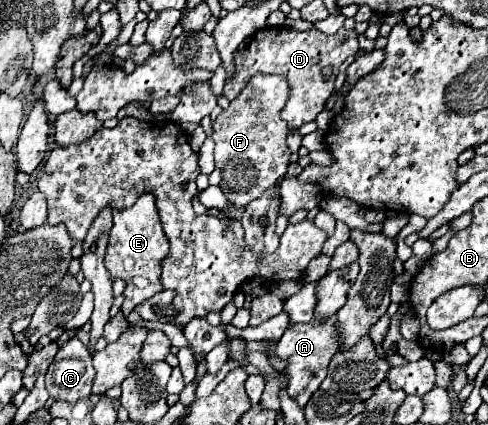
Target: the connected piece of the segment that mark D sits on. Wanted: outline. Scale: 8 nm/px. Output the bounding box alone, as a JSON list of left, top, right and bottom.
[223,27,359,129]

